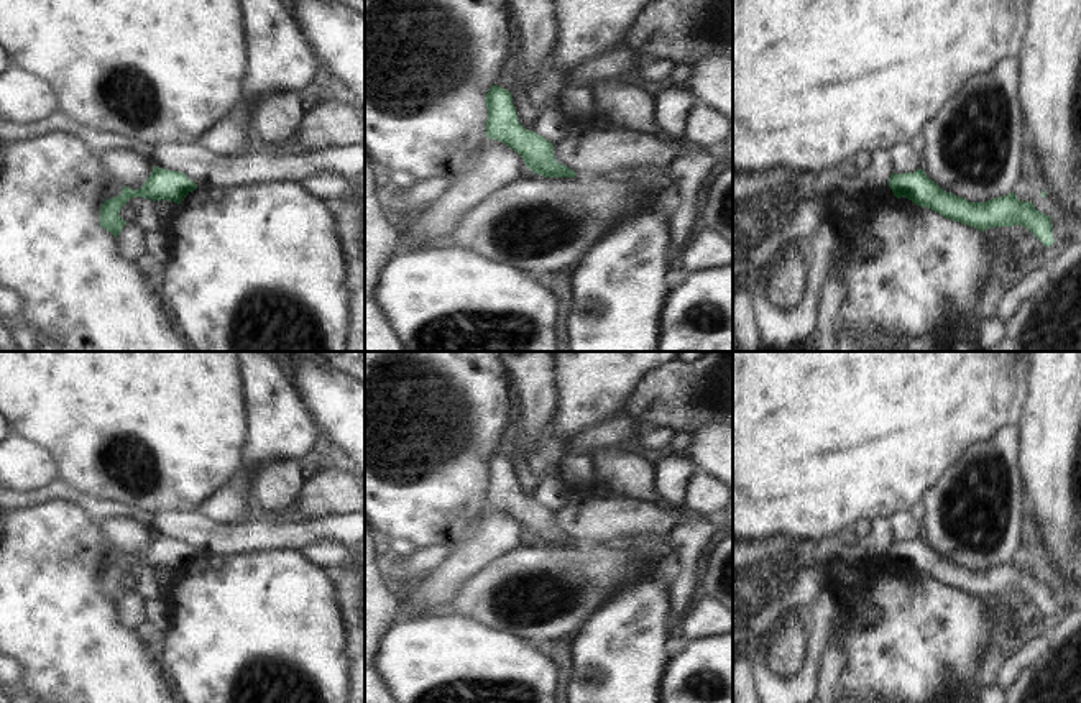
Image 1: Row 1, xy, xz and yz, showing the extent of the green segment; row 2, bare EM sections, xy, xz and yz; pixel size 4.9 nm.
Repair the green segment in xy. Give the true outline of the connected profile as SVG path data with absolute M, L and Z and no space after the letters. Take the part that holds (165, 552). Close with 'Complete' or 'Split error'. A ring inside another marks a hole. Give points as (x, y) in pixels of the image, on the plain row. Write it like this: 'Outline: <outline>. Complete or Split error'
Outline: M153 534L151 544L146 547L141 557L135 558L123 554L120 563L108 567L100 577L100 595L118 606L126 590L120 585L120 578L133 565L145 565L156 568L172 568L181 572L184 565L196 558L197 552L191 549L184 540L169 539Z. Complete.

